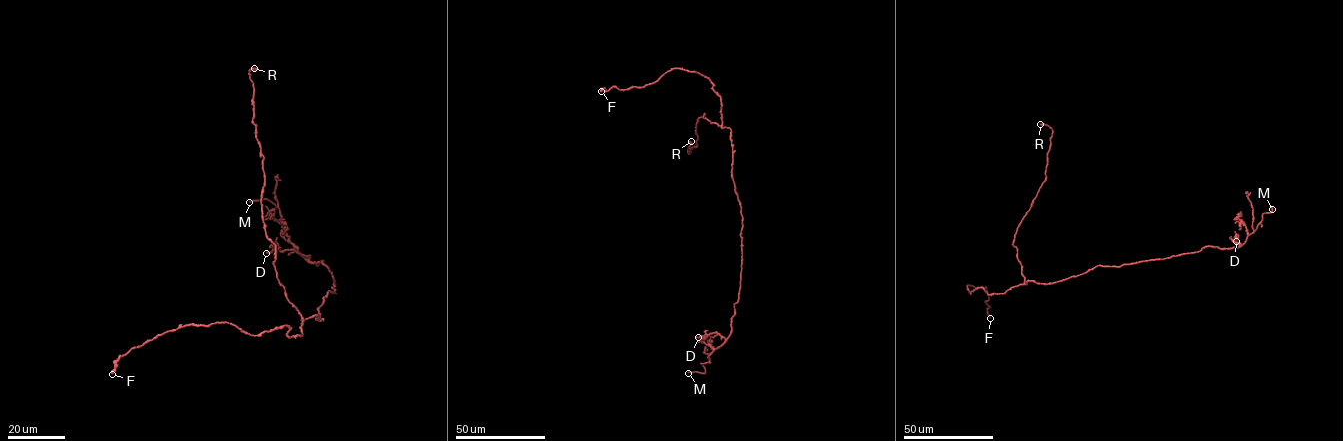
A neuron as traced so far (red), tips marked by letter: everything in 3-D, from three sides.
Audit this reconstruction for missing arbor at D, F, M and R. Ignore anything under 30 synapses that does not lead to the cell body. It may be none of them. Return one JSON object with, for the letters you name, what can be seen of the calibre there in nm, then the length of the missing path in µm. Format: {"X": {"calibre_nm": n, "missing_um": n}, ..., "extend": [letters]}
{"M": {"calibre_nm": 280, "missing_um": 3}, "extend": ["M"]}

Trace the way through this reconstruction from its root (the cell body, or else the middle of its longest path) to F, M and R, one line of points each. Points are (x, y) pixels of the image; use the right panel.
F: (1075, 276), (1028, 280), (1003, 293), (981, 287), (970, 293), (968, 285), (986, 289), (990, 318)
M: (1075, 276), (1098, 265), (1163, 259), (1208, 246), (1238, 248), (1256, 229), (1262, 215), (1272, 209)
R: (1075, 276), (1046, 284), (1031, 280), (1026, 284), (1013, 245), (1018, 226), (1045, 179), (1052, 130), (1040, 124)

